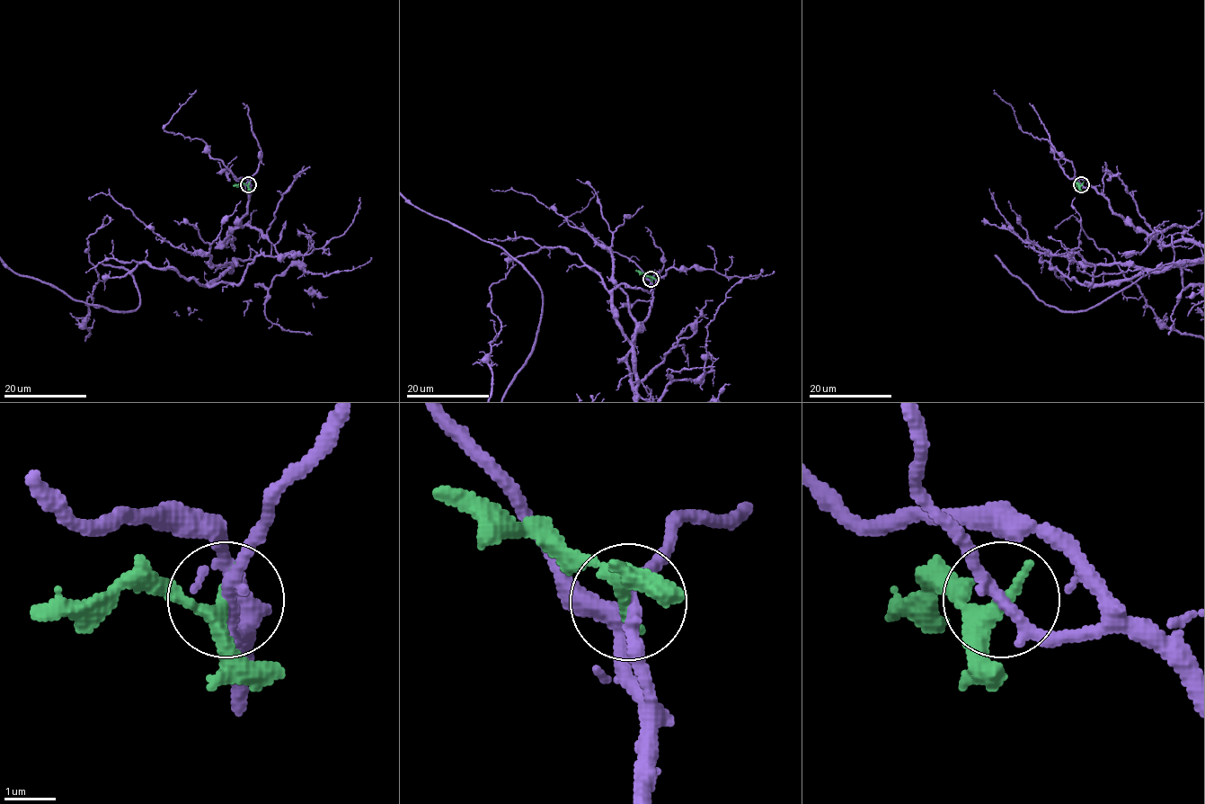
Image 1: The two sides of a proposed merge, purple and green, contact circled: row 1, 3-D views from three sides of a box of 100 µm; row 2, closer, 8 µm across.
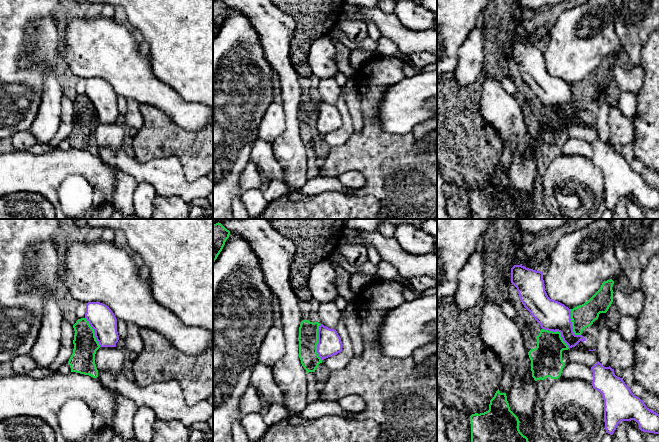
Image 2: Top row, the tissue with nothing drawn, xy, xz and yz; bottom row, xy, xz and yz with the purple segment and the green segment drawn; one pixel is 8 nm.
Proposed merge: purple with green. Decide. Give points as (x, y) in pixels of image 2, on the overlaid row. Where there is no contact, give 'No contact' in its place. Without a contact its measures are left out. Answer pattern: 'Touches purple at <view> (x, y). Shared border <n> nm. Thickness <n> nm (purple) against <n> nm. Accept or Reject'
Touches purple at xz (318, 342). Shared border 300 nm. Thickness 190 nm (purple) against 160 nm. Reject

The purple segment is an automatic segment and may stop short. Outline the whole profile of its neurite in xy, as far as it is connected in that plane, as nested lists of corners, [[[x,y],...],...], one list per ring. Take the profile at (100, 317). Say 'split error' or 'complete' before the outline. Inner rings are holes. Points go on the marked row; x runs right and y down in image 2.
complete; [[[100,302],[86,303],[85,318],[94,329],[100,347],[116,347],[119,340],[117,319],[107,305]]]

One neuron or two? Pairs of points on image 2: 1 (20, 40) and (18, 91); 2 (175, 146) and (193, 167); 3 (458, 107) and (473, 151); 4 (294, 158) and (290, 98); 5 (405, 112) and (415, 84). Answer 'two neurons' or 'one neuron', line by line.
1: one neuron
2: one neuron
3: one neuron
4: one neuron
5: one neuron

